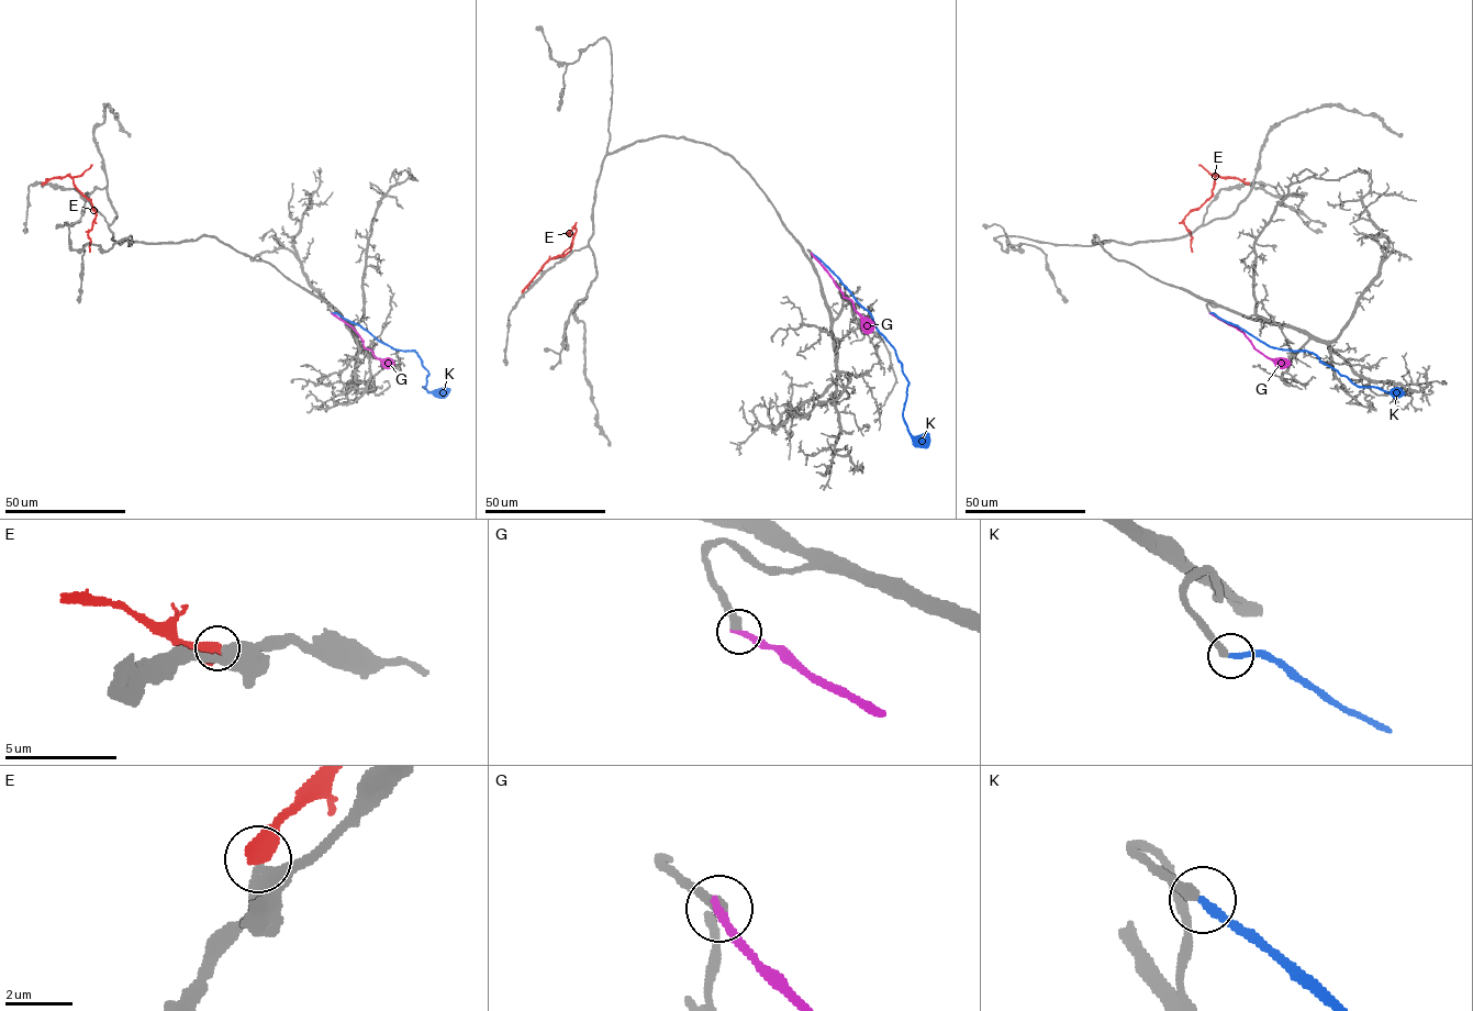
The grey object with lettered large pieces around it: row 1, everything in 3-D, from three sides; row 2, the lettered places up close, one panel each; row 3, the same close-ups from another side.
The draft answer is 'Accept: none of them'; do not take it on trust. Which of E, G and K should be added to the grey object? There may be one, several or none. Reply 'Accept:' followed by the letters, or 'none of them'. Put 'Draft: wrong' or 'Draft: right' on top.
Draft: wrong
Accept: K

